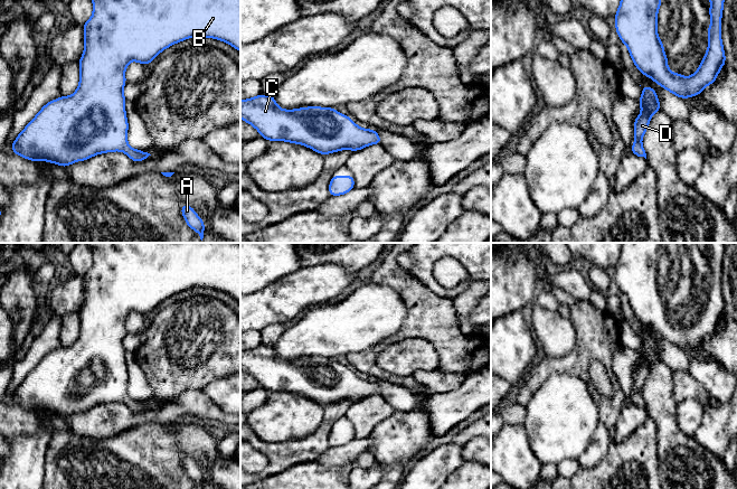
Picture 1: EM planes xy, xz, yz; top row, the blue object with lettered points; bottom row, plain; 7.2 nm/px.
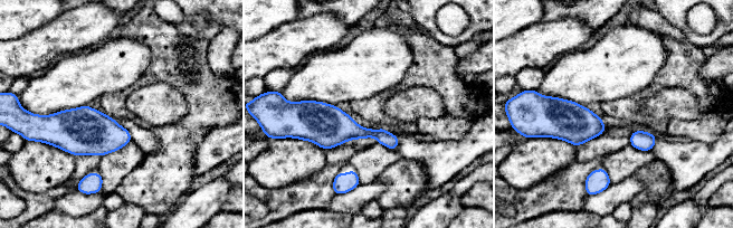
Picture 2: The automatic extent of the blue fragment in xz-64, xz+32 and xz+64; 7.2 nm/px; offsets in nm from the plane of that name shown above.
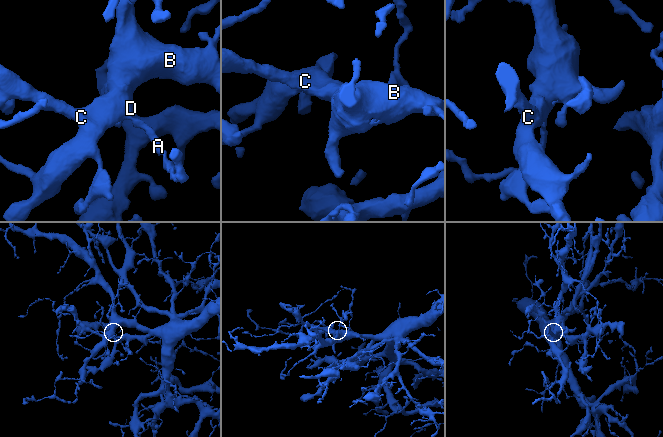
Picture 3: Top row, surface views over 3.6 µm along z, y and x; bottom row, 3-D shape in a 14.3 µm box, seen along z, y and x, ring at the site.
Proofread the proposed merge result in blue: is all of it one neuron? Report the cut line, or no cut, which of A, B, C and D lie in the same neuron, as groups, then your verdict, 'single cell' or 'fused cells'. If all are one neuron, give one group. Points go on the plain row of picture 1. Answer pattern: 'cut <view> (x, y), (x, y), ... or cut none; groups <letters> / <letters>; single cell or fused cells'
cut none; groups A B C D; single cell

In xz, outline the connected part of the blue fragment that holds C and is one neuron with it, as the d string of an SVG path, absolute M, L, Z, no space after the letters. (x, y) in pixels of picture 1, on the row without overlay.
M259 345L240 350L240 369L254 377L267 392L285 392L302 395L325 406L341 401L358 402L371 395L381 395L380 386L374 379L362 379L349 366L333 358L308 357L294 360L281 359L273 346Z

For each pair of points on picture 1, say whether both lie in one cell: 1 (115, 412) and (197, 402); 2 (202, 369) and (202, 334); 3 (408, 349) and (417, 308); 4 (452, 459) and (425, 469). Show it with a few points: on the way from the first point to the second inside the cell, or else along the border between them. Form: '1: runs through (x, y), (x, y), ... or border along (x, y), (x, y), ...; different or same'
1: runs through (135, 416), (167, 414), (177, 407); same
2: runs through (202, 360), (202, 342); same
3: border along (391, 342), (424, 338), (435, 348); different
4: runs through (445, 464), (437, 464), (432, 469); same

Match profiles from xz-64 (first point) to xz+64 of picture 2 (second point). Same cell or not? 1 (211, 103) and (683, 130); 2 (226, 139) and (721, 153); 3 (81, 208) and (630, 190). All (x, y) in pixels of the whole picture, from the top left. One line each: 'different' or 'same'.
1: different
2: same
3: same

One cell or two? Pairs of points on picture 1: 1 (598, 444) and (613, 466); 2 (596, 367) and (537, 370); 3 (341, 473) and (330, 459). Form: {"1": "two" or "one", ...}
{"1": "two", "2": "two", "3": "two"}

